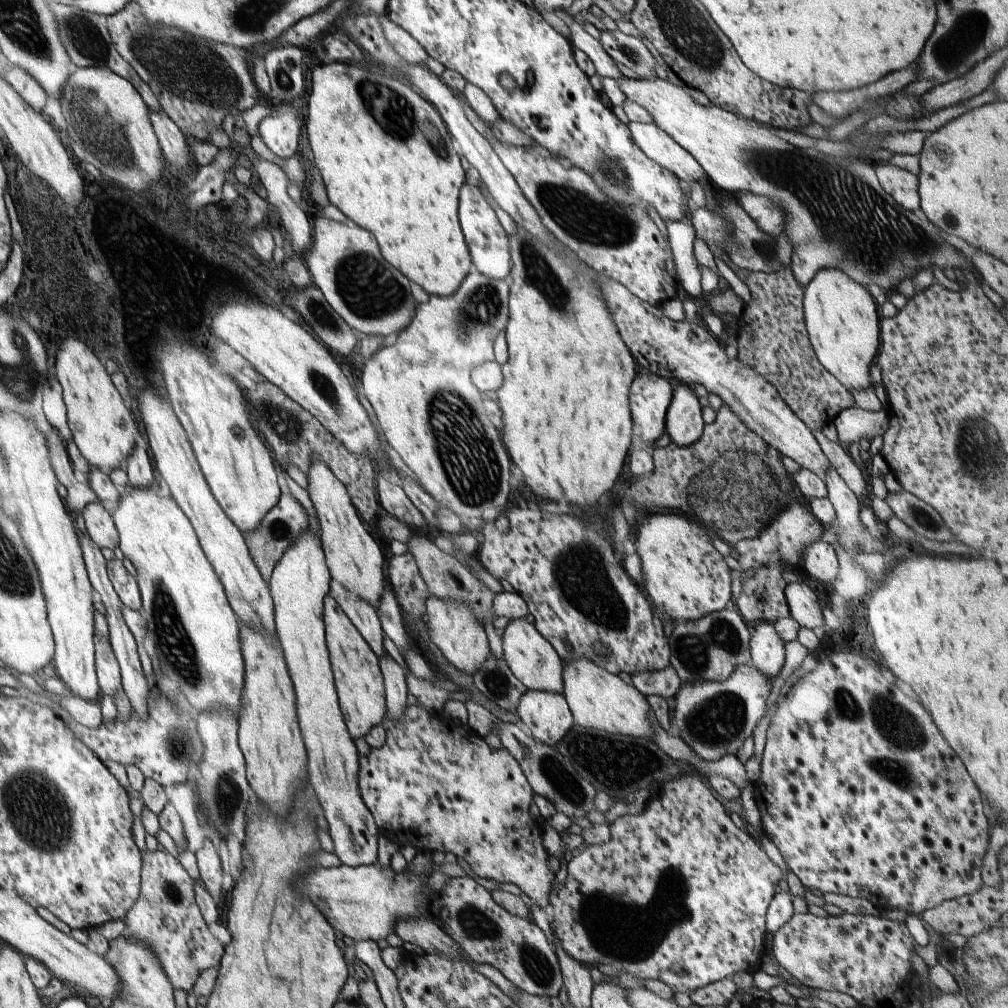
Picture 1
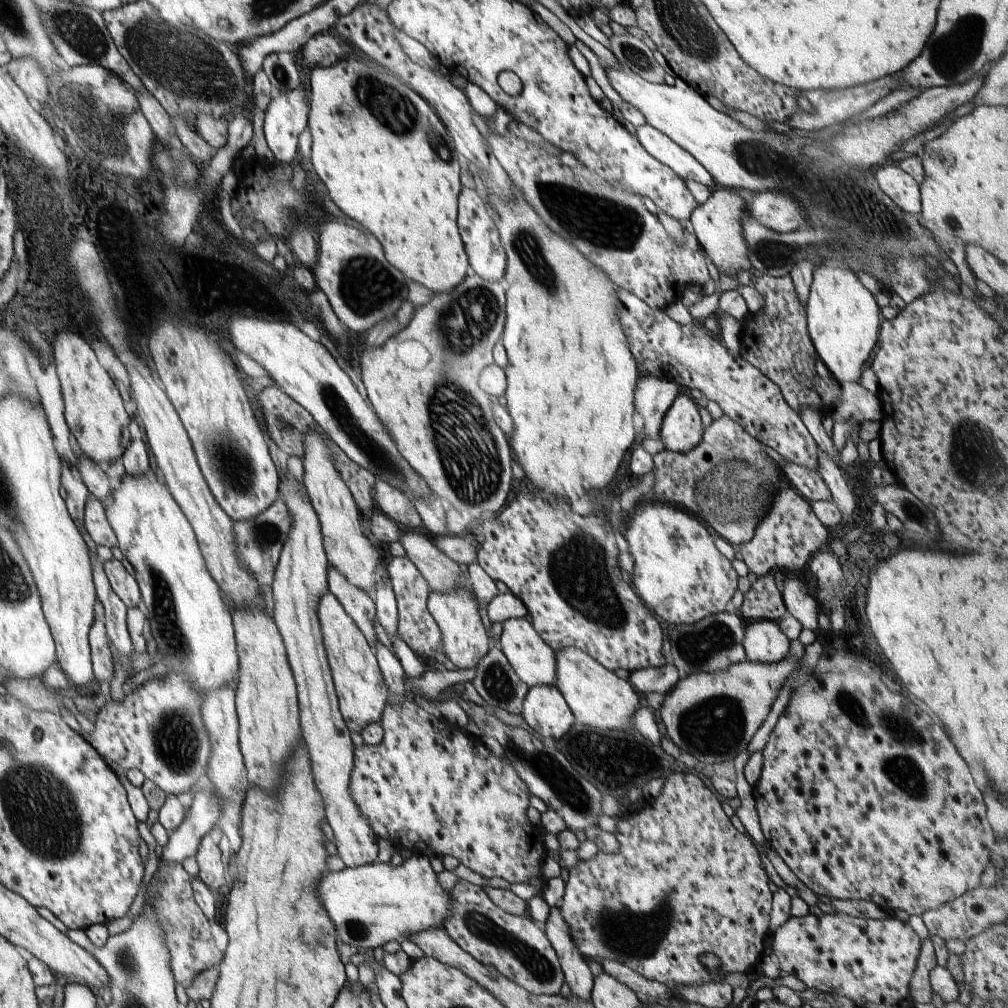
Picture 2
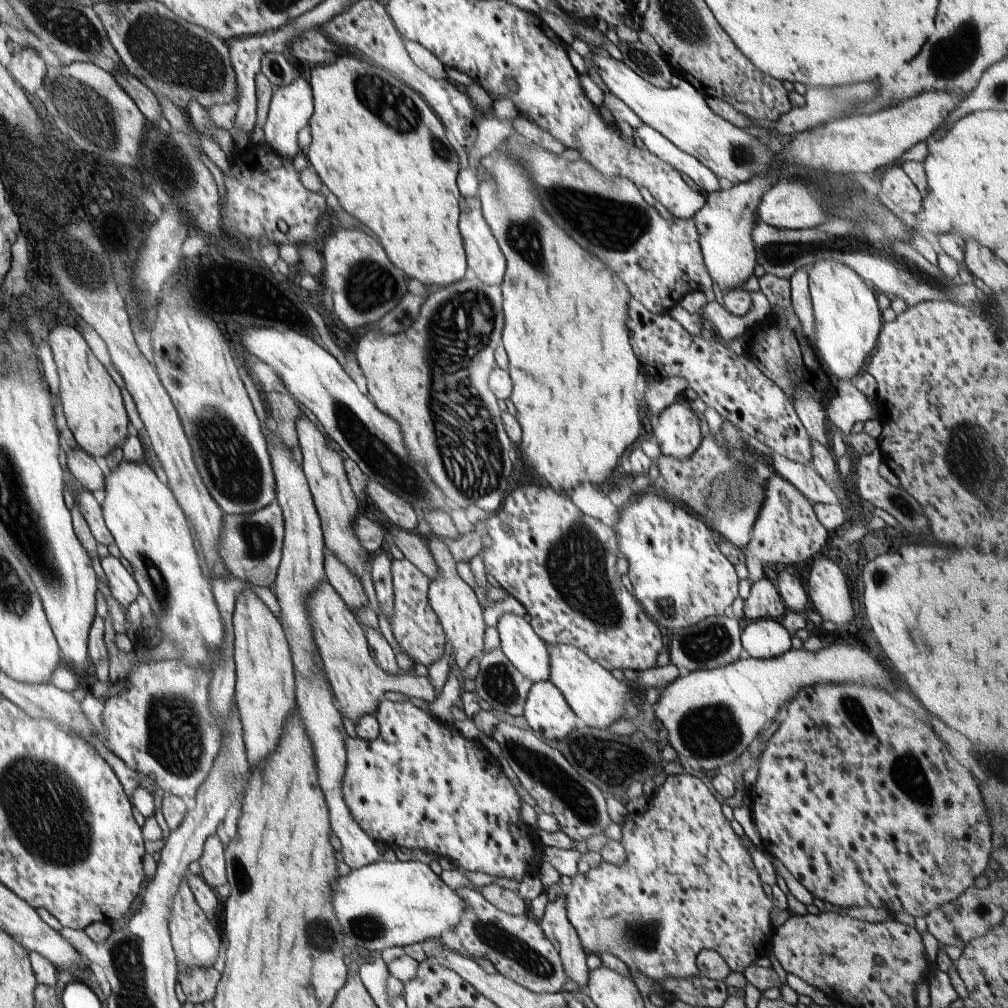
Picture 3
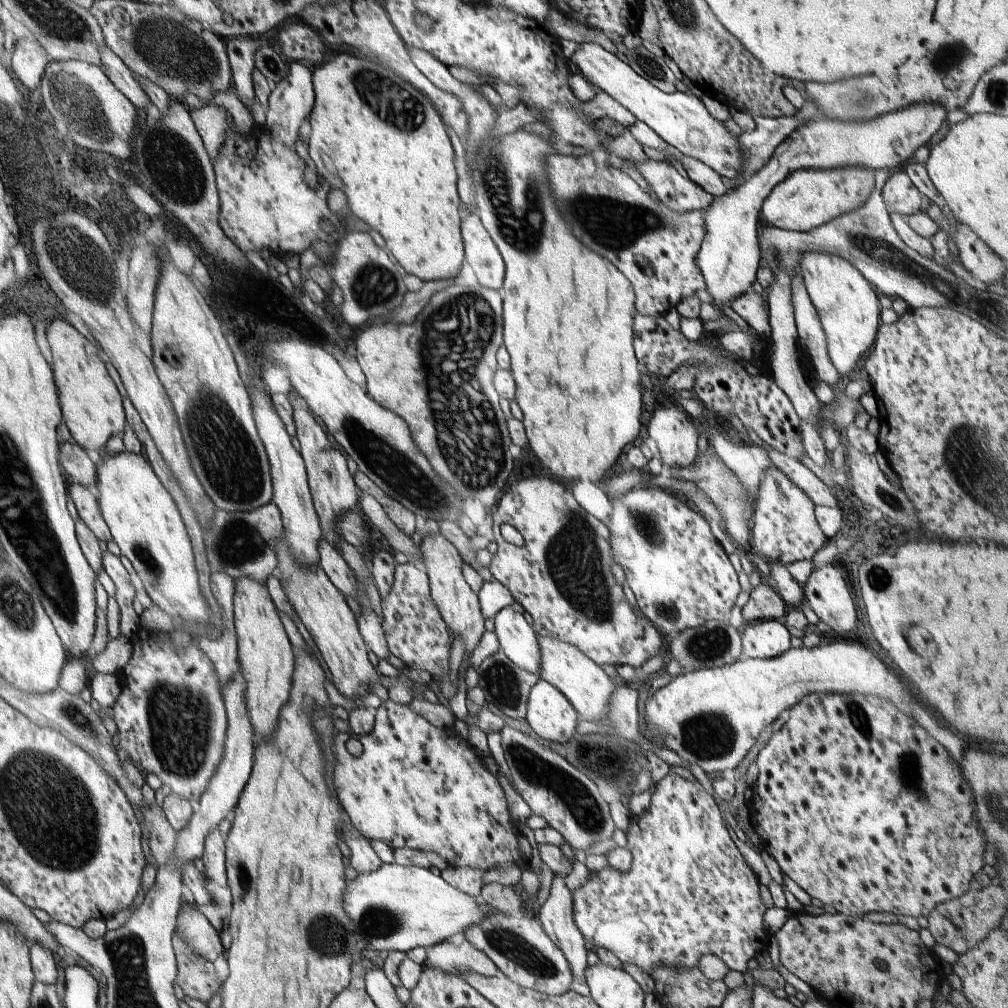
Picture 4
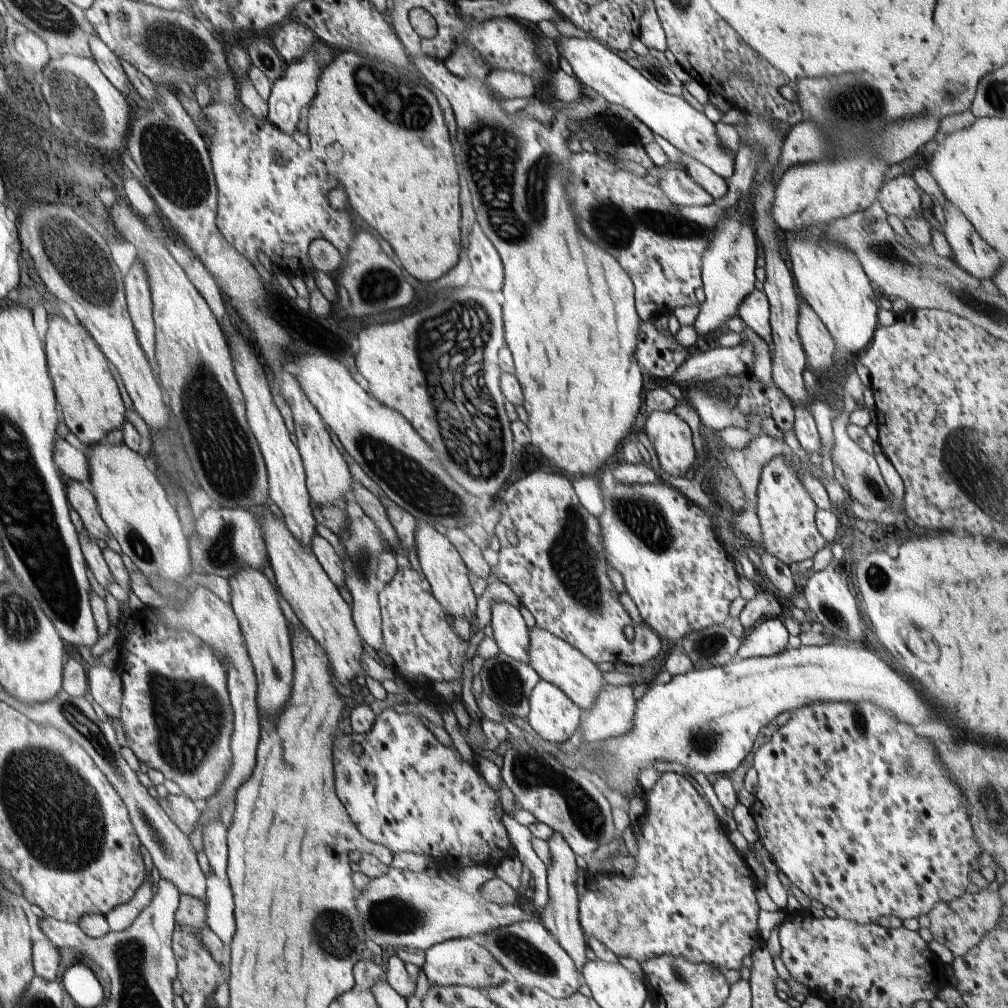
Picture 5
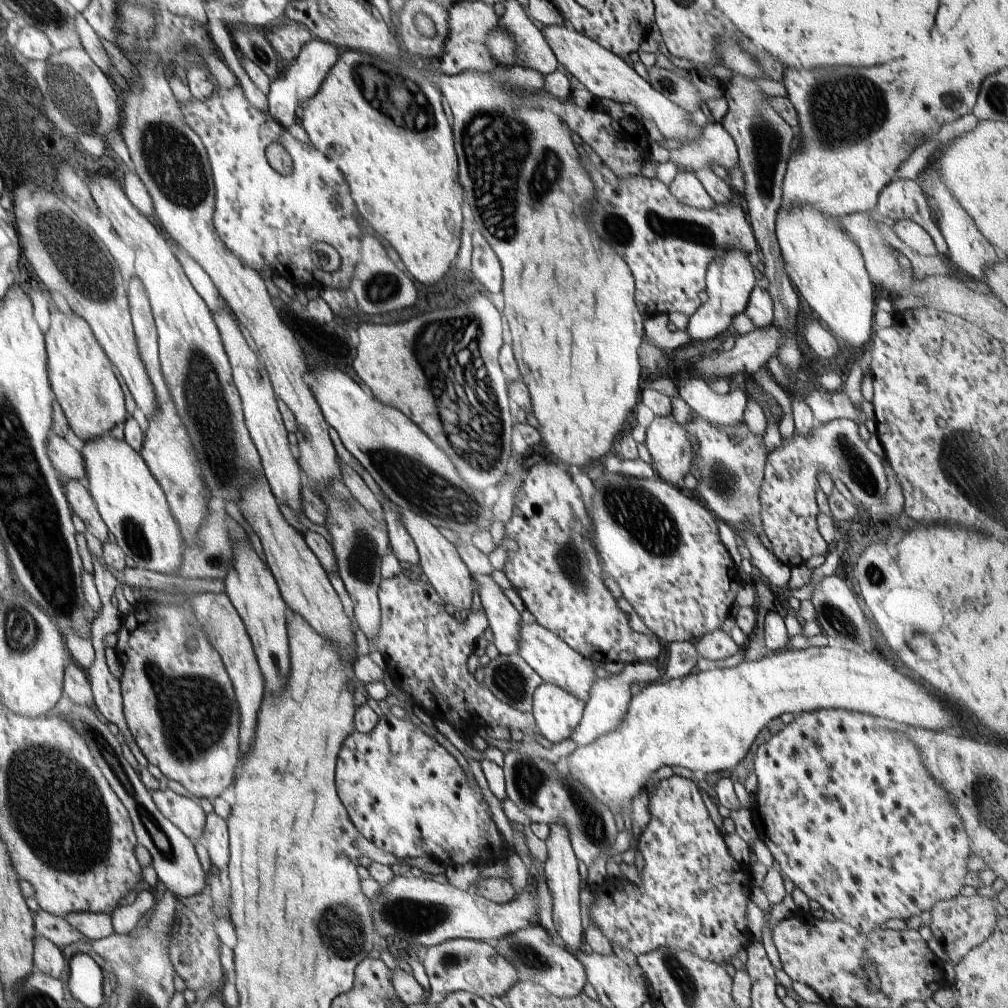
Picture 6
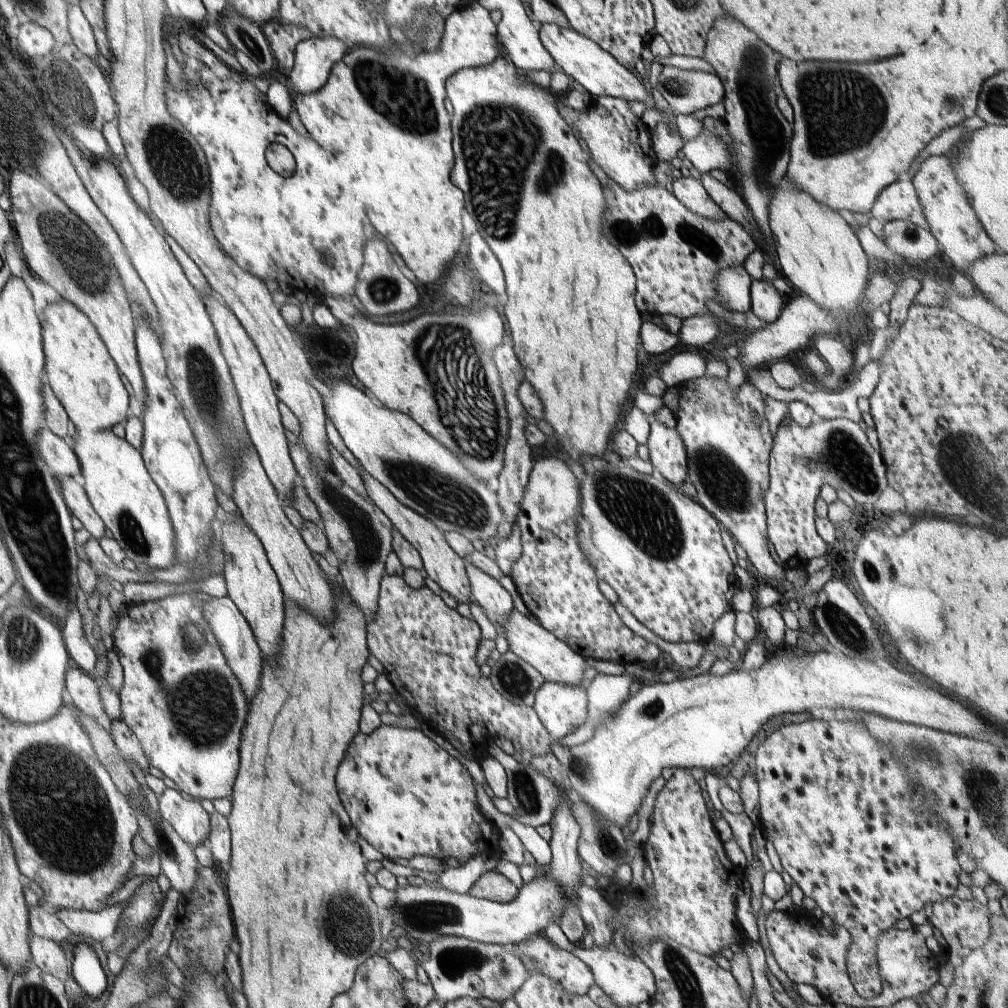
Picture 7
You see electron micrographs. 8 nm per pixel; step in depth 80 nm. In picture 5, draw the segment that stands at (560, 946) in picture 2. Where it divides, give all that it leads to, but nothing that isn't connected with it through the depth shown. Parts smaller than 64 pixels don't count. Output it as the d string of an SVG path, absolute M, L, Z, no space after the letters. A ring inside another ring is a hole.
M554 832L550 842L547 843L550 847L550 854L552 854L552 864L547 865L549 896L548 904L542 910L540 921L568 956L572 958L576 968L582 971L584 964L587 962L586 949L588 942L578 920L578 892L576 892L575 886L578 880L576 856L574 850L558 832Z

